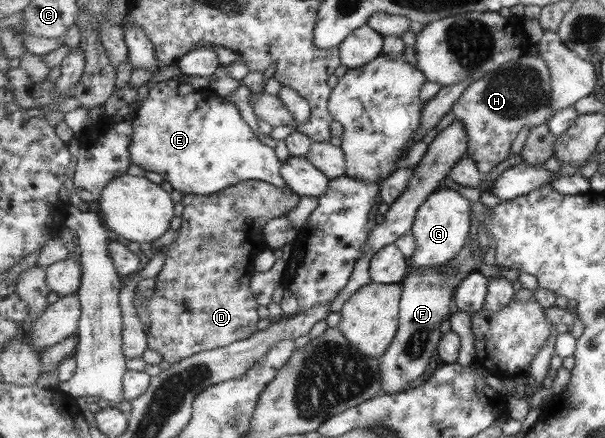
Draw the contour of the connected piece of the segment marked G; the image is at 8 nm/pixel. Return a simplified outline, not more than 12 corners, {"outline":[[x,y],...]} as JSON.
{"outline":[[448,187],[418,209],[412,268],[437,269],[470,236],[473,208]]}

